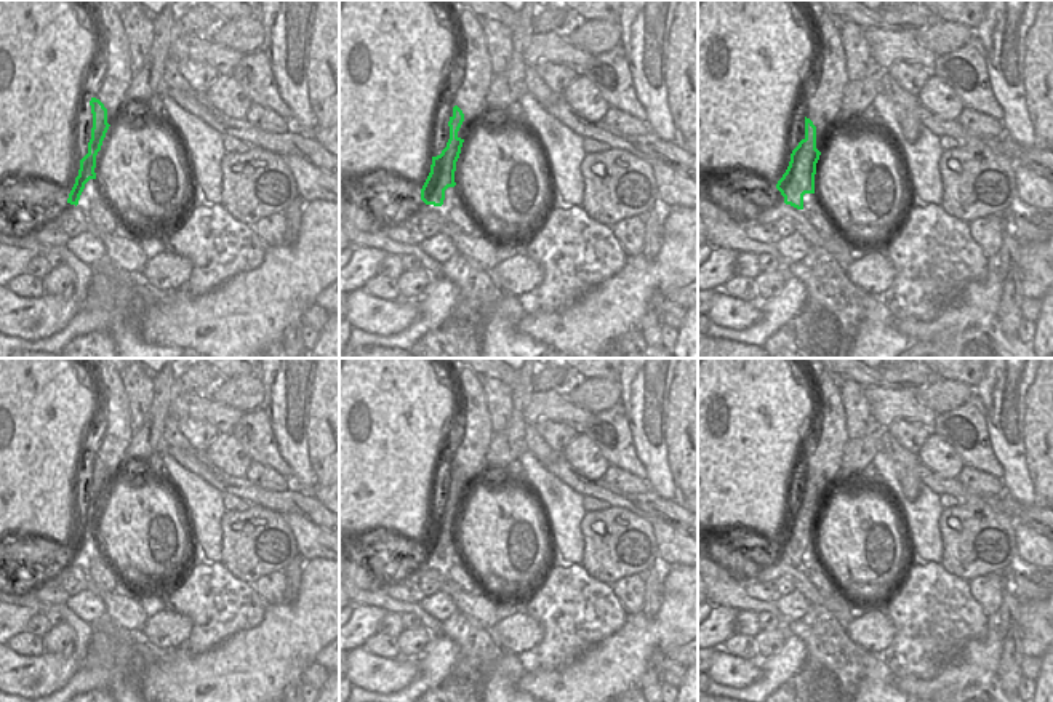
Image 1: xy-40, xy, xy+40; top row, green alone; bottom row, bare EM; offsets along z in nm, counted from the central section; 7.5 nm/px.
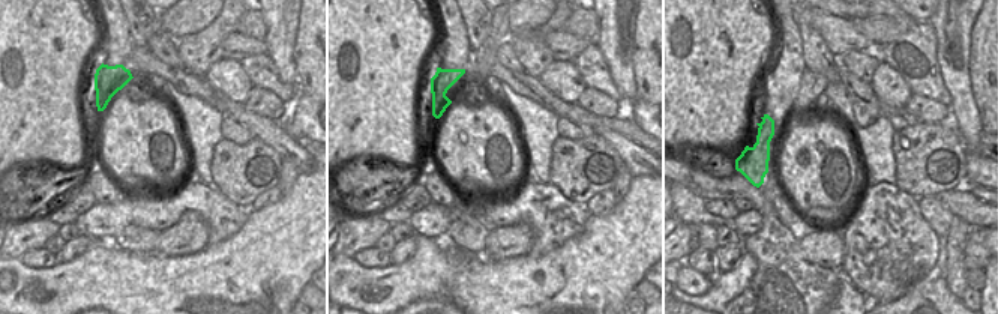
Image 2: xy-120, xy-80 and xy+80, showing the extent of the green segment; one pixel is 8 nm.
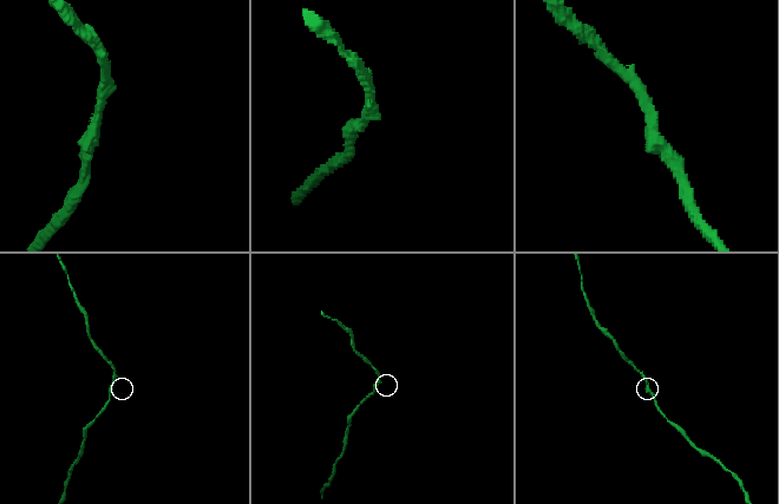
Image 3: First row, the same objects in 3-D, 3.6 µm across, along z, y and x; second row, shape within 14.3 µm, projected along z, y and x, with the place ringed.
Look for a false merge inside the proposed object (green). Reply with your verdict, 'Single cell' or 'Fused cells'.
Single cell.

